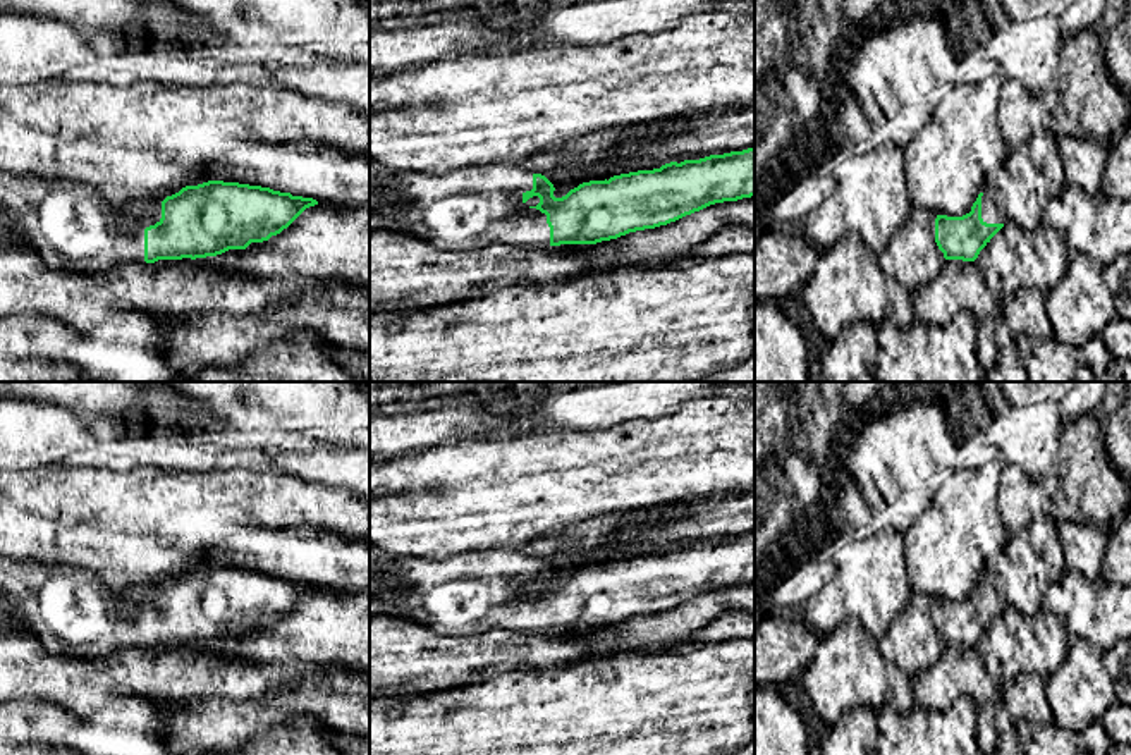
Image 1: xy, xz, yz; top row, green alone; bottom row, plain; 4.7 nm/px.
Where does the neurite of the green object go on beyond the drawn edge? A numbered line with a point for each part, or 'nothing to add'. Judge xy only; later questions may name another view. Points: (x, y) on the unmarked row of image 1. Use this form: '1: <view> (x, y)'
1: xy (69, 609)

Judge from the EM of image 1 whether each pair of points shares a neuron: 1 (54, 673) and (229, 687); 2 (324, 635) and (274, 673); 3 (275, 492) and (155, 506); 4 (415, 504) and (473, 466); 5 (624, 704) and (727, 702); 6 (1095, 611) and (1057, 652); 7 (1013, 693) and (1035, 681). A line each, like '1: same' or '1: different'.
1: same
2: different
3: same
4: same
5: same
6: different
7: same

